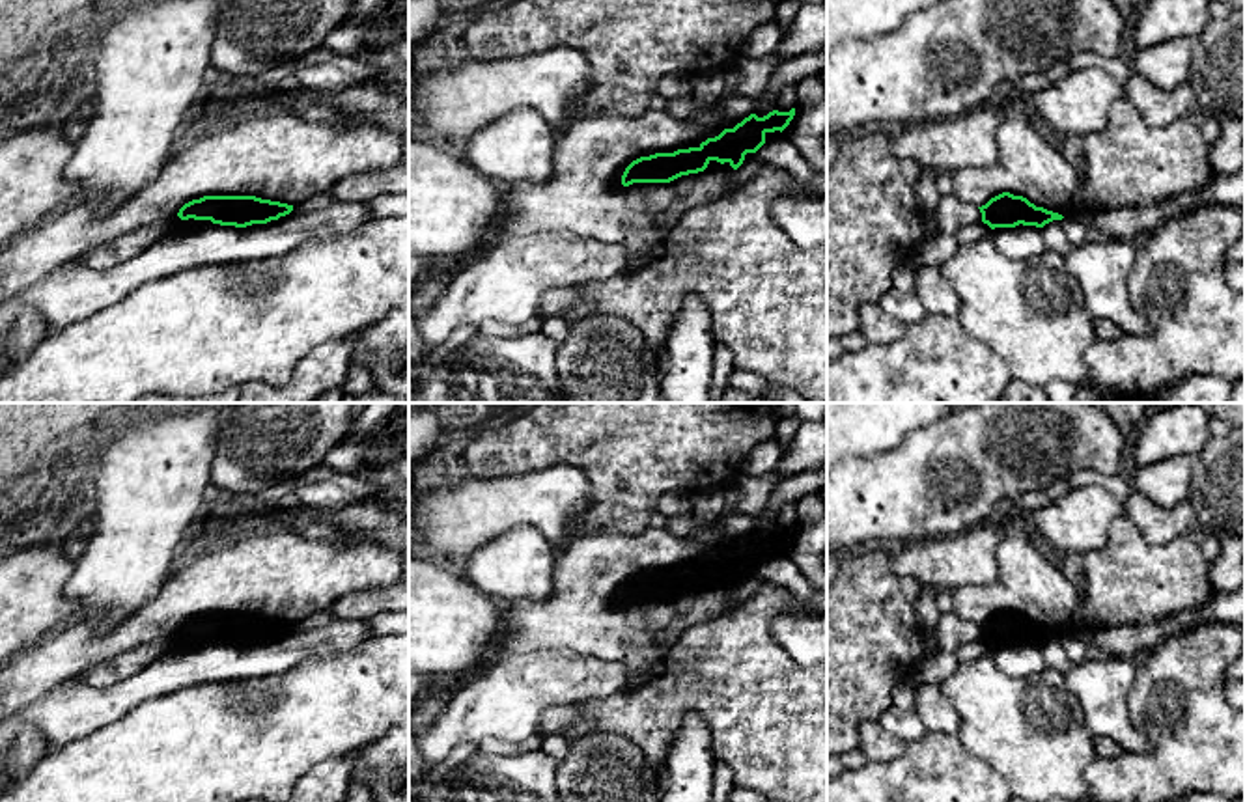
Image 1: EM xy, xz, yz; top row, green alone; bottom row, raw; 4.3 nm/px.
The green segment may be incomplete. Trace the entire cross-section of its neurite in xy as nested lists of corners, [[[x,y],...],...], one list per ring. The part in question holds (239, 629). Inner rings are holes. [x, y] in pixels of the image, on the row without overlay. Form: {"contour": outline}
{"contour": [[[203,614],[185,621],[172,636],[172,651],[194,649],[211,642],[246,645],[267,642],[293,629],[293,623],[256,614]]]}

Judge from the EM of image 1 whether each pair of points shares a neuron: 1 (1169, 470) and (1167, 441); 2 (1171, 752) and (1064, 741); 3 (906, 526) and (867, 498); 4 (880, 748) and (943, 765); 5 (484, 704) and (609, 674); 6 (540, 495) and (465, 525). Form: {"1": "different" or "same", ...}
{"1": "different", "2": "different", "3": "same", "4": "different", "5": "same", "6": "same"}

